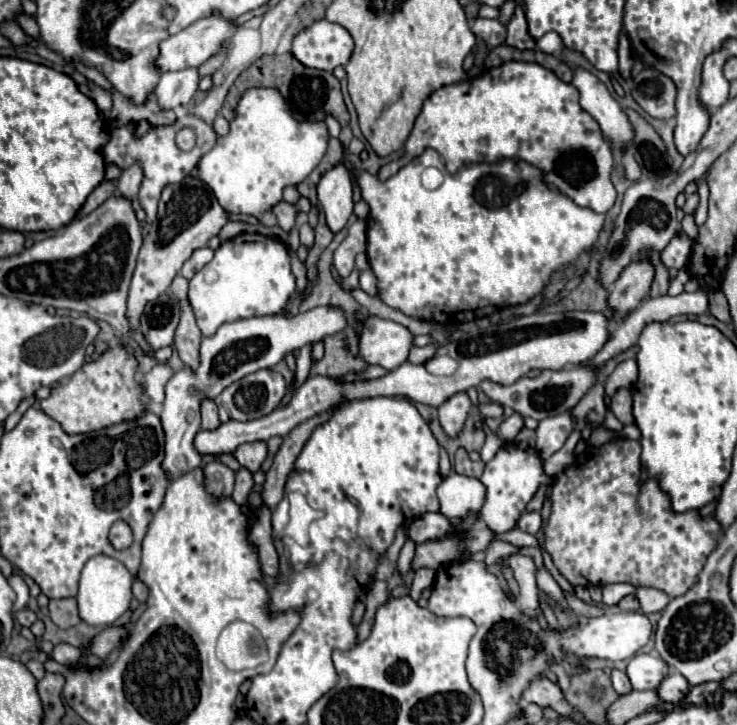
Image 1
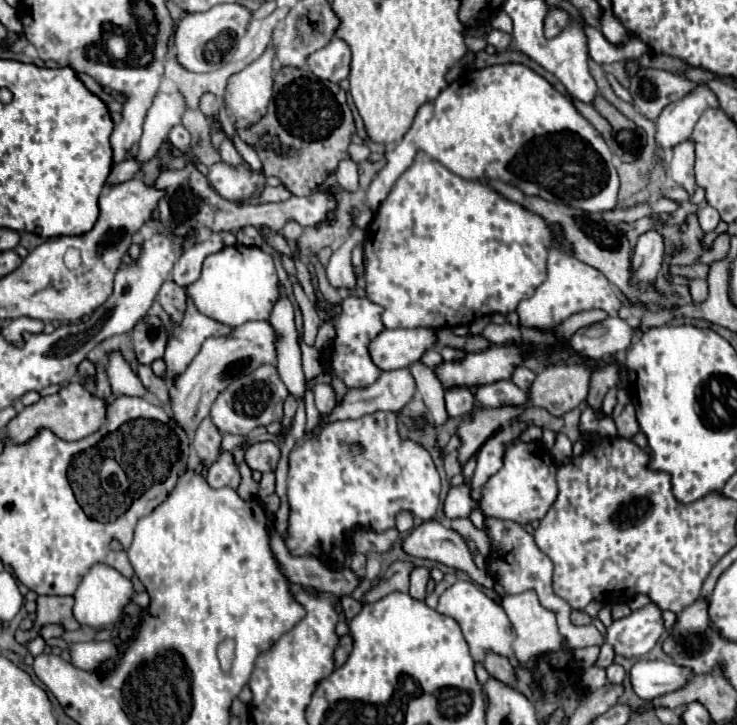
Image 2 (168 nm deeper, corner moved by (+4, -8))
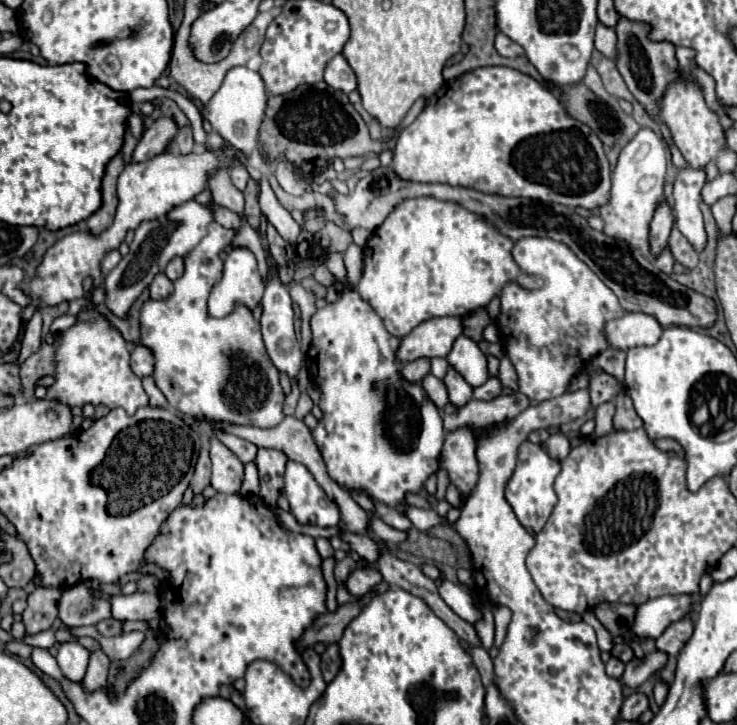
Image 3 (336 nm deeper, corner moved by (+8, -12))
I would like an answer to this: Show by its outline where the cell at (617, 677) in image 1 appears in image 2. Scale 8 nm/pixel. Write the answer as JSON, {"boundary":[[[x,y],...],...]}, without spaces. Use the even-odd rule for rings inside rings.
{"boundary":[[[611,664],[607,668],[607,682],[609,684],[621,684],[625,678],[625,670],[619,664]]]}

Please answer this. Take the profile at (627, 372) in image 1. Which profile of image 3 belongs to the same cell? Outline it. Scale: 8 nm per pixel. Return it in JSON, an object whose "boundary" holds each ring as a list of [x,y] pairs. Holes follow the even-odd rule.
{"boundary":[[[605,402],[605,404],[597,406],[597,410],[595,410],[595,422],[597,422],[595,434],[597,436],[605,436],[613,430],[613,414],[615,414],[613,402]]]}

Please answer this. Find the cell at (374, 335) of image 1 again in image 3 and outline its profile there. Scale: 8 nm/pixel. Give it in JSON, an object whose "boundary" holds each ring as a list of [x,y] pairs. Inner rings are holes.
{"boundary":[[[459,316],[431,318],[411,330],[401,340],[397,356],[401,362],[411,362],[421,356],[447,356],[453,342],[463,334],[463,320]]]}

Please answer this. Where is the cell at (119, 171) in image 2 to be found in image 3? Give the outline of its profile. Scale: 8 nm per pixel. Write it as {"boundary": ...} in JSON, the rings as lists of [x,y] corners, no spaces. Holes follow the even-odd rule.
{"boundary":[[[167,116],[151,122],[145,128],[145,134],[133,152],[133,160],[149,160],[151,156],[157,156],[159,152],[163,152],[173,142],[177,130],[179,130],[177,122]]]}

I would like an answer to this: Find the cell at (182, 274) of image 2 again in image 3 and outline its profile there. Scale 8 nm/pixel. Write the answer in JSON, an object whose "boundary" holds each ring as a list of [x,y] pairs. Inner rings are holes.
{"boundary":[[[179,256],[173,258],[173,260],[167,264],[165,274],[167,274],[169,280],[177,280],[177,278],[183,274],[183,258],[179,258]]]}

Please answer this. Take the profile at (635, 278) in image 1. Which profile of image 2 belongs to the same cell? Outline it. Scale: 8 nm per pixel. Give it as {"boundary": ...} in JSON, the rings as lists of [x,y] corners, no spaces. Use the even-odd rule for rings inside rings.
{"boundary":[[[645,232],[631,258],[631,282],[651,284],[663,264],[663,238],[657,232]]]}

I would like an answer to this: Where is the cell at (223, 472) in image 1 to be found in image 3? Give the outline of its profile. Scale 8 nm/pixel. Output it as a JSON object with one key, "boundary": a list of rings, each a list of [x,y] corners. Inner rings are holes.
{"boundary":[[[211,438],[209,454],[213,462],[211,486],[223,494],[237,494],[243,484],[243,462],[217,438]]]}

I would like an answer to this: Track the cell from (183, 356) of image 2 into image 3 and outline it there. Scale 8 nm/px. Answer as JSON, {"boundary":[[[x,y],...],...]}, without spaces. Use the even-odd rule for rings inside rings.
{"boundary":[[[211,222],[209,234],[185,256],[185,272],[181,278],[173,282],[173,292],[165,300],[147,300],[141,306],[139,322],[141,322],[141,340],[145,348],[149,348],[155,356],[155,384],[169,400],[169,406],[185,416],[205,416],[211,420],[231,420],[233,424],[257,426],[257,428],[273,428],[277,426],[283,414],[283,388],[279,384],[279,370],[273,366],[263,338],[261,324],[253,318],[247,306],[235,306],[231,314],[225,318],[213,318],[207,312],[207,298],[211,288],[221,280],[223,274],[223,258],[221,254],[231,246],[235,238],[235,228],[223,228],[217,222]]]}

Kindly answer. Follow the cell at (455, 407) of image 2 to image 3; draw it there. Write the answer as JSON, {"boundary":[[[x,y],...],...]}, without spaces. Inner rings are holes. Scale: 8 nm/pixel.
{"boundary":[[[449,366],[447,376],[445,376],[443,380],[445,380],[445,384],[447,384],[449,402],[451,402],[451,404],[463,406],[463,404],[467,404],[467,400],[471,400],[473,388],[463,380],[463,376],[461,376],[453,366]]]}

